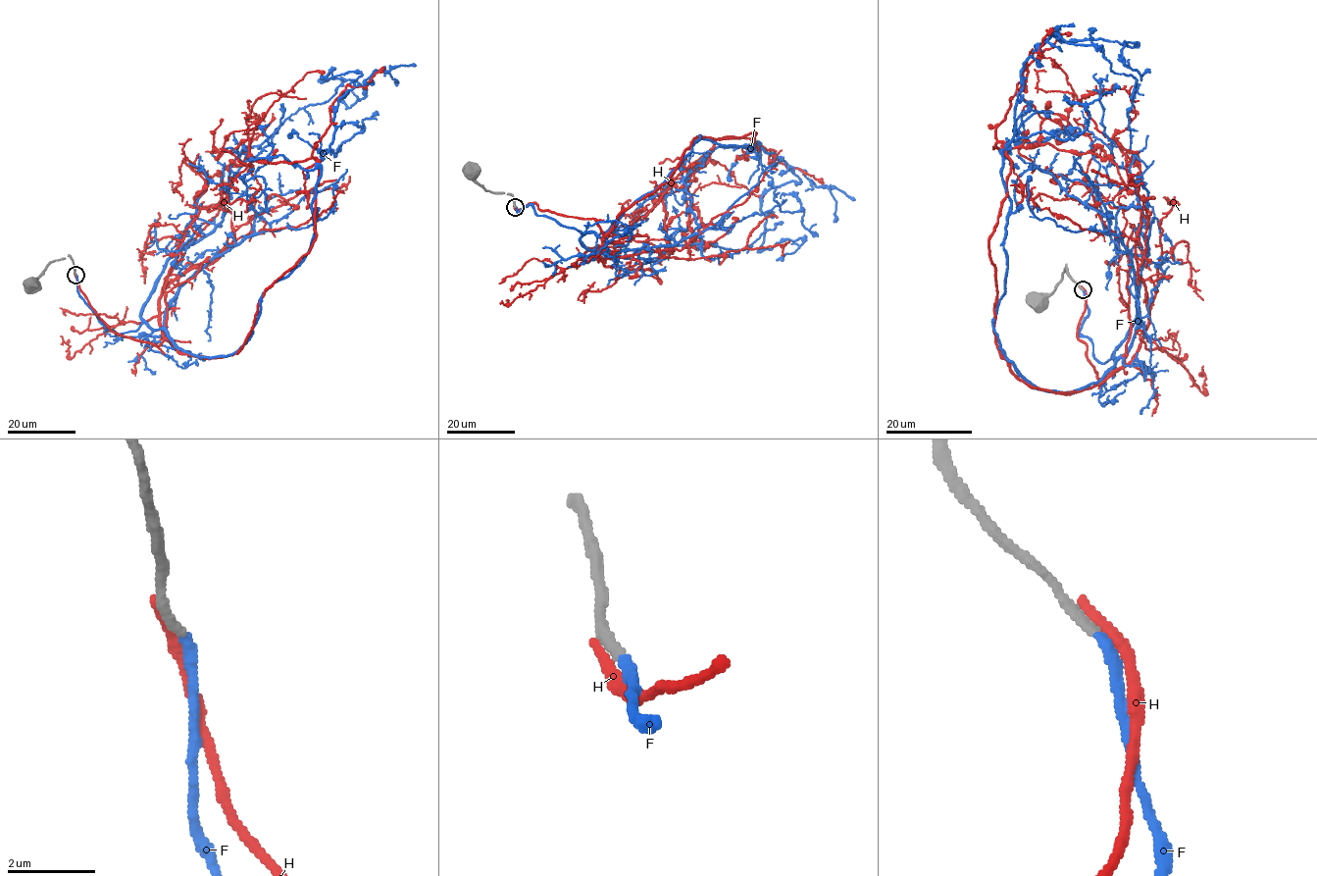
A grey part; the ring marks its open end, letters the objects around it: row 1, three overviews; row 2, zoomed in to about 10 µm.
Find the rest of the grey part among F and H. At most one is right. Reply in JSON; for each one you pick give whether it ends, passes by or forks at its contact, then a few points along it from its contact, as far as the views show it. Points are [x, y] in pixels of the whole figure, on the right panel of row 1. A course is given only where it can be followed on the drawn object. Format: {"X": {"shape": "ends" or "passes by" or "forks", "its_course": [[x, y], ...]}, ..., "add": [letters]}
{"F": {"shape": "ends", "its_course": [[1083, 289], [1079, 333], [1120, 357], [1038, 389], [993, 327], [1024, 62], [1049, 33], [1149, 69]]}, "add": ["F"]}

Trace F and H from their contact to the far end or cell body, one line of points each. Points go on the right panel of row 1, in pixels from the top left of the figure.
F: (1083, 289), (1079, 333), (1120, 357), (1038, 389), (993, 327), (1024, 62), (1049, 33), (1149, 69)
H: (1081, 288), (1087, 357), (1118, 370), (1022, 382), (993, 331), (993, 147), (1038, 142), (1023, 72), (1067, 35)

